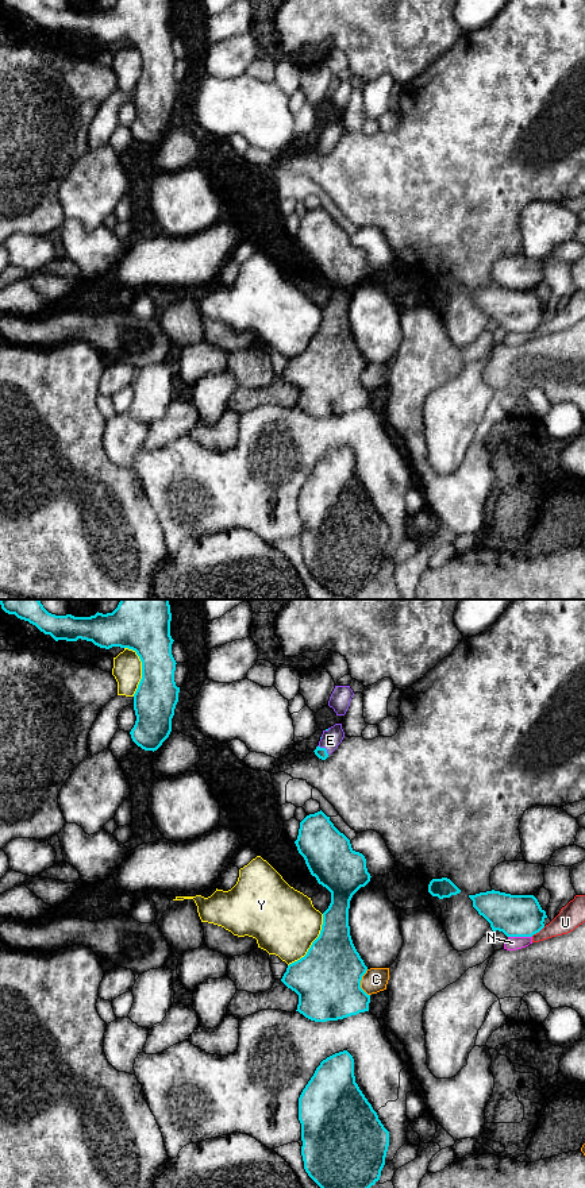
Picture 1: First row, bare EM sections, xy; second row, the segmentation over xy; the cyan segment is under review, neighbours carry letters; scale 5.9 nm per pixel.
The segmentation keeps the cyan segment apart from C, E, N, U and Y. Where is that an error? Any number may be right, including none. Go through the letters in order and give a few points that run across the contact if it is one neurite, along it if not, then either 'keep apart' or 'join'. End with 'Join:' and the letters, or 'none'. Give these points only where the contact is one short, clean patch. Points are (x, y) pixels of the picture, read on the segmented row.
C: keep apart
E: keep apart
N: keep apart
U: keep apart
Y: keep apart
Join: none

